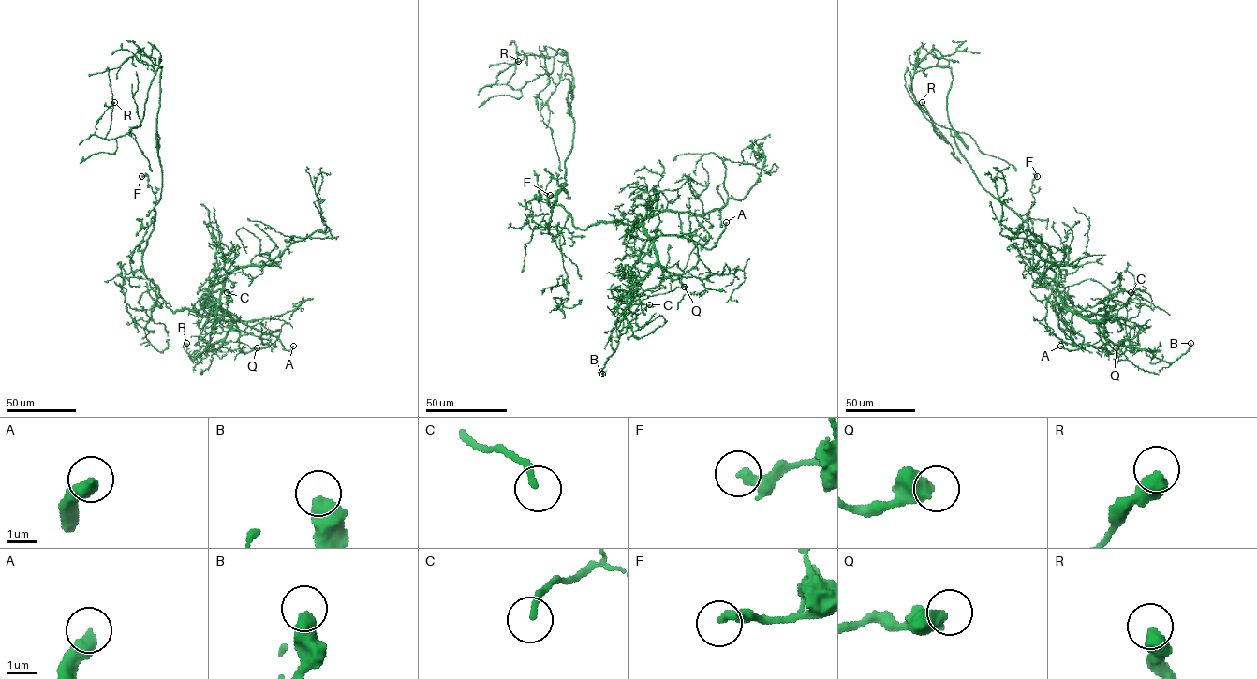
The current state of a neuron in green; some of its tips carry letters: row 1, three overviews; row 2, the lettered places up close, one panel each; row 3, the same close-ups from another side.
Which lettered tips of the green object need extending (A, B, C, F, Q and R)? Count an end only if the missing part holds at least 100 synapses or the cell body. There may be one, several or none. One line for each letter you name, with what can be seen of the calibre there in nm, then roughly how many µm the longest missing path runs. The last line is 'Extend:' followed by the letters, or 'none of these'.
A: calibre 420 nm; missing 50 µm
Extend: A

